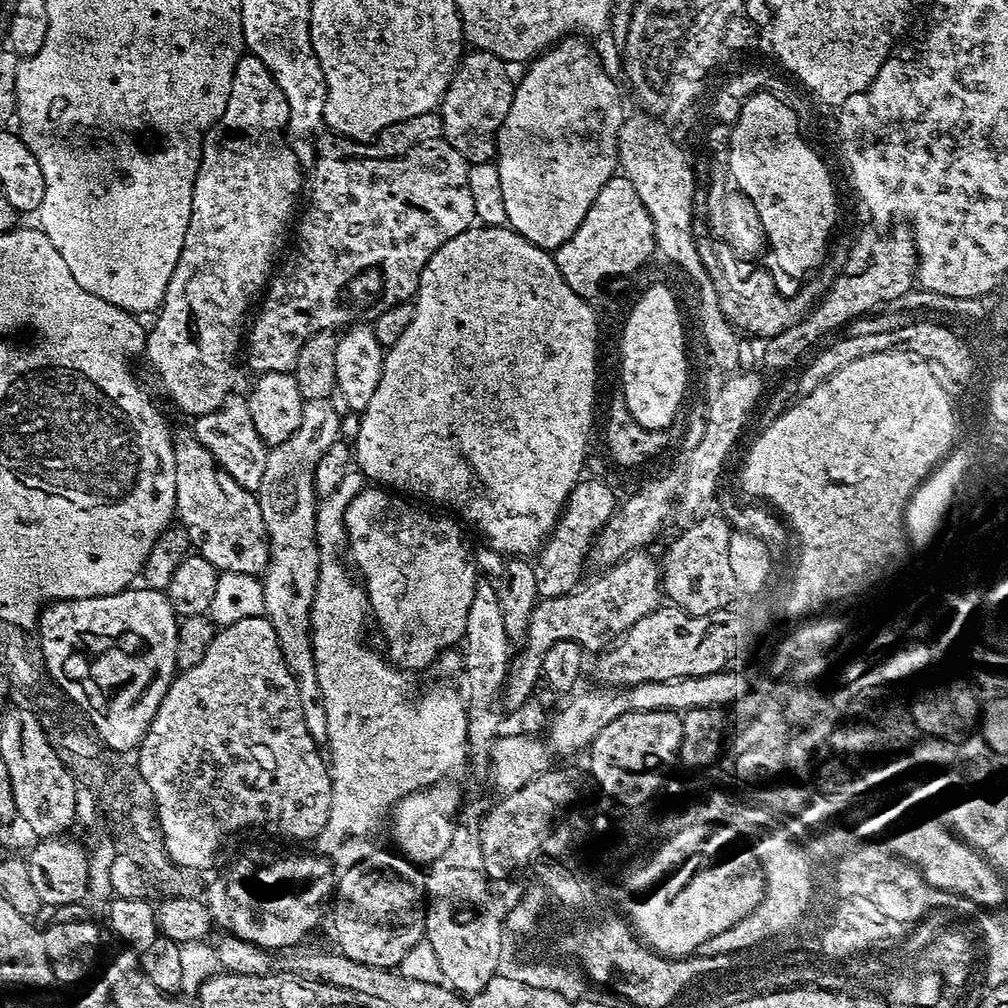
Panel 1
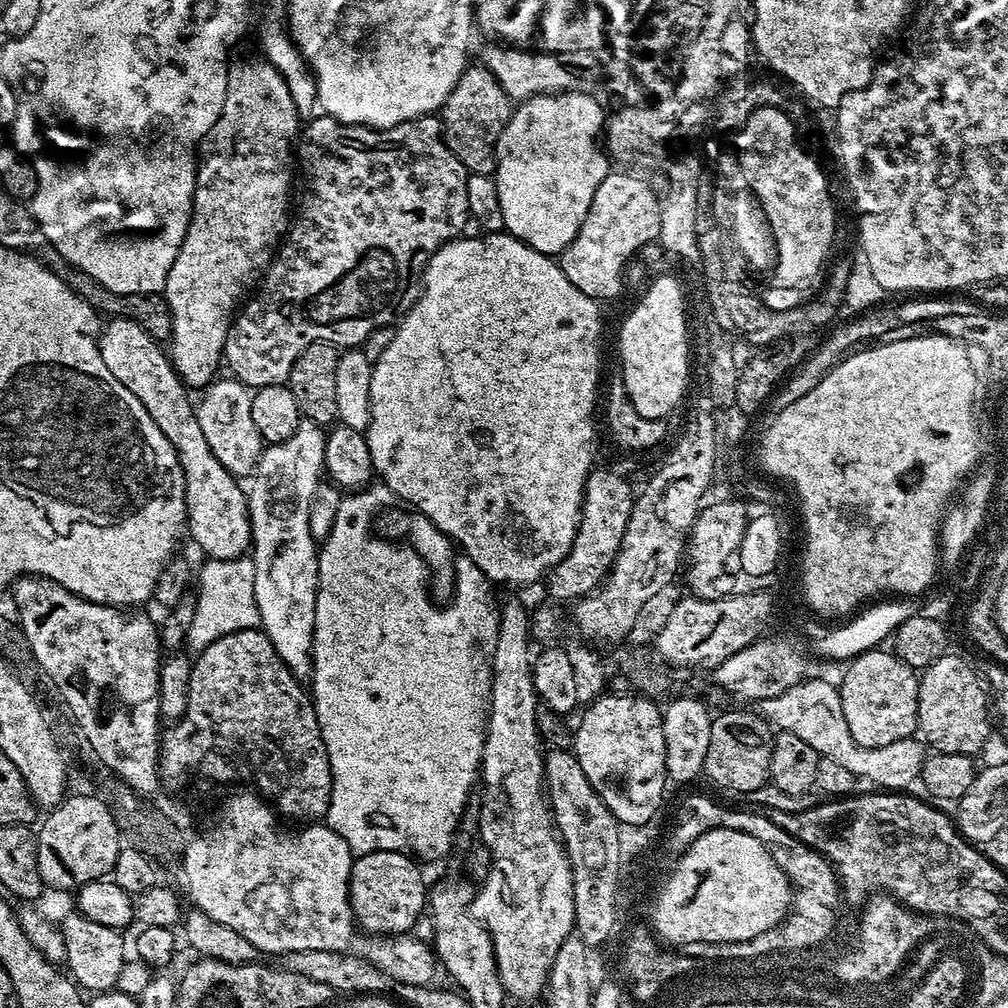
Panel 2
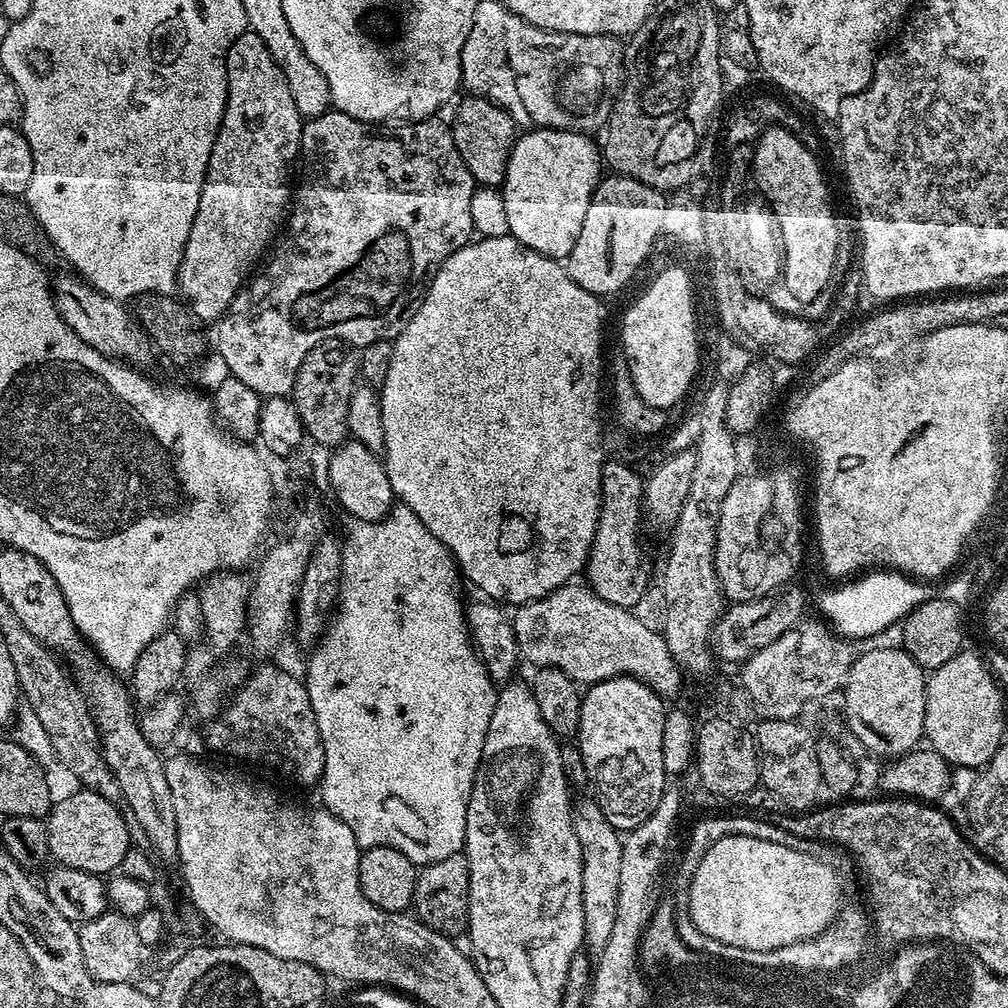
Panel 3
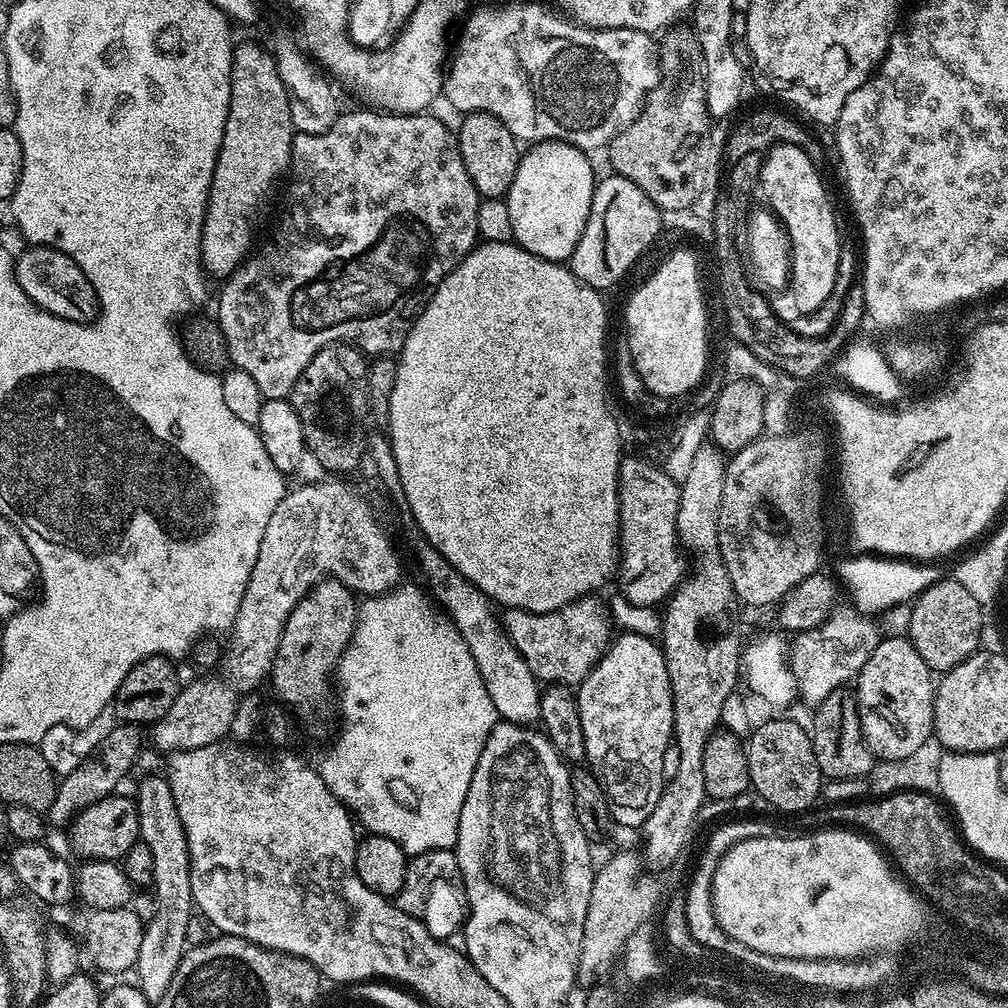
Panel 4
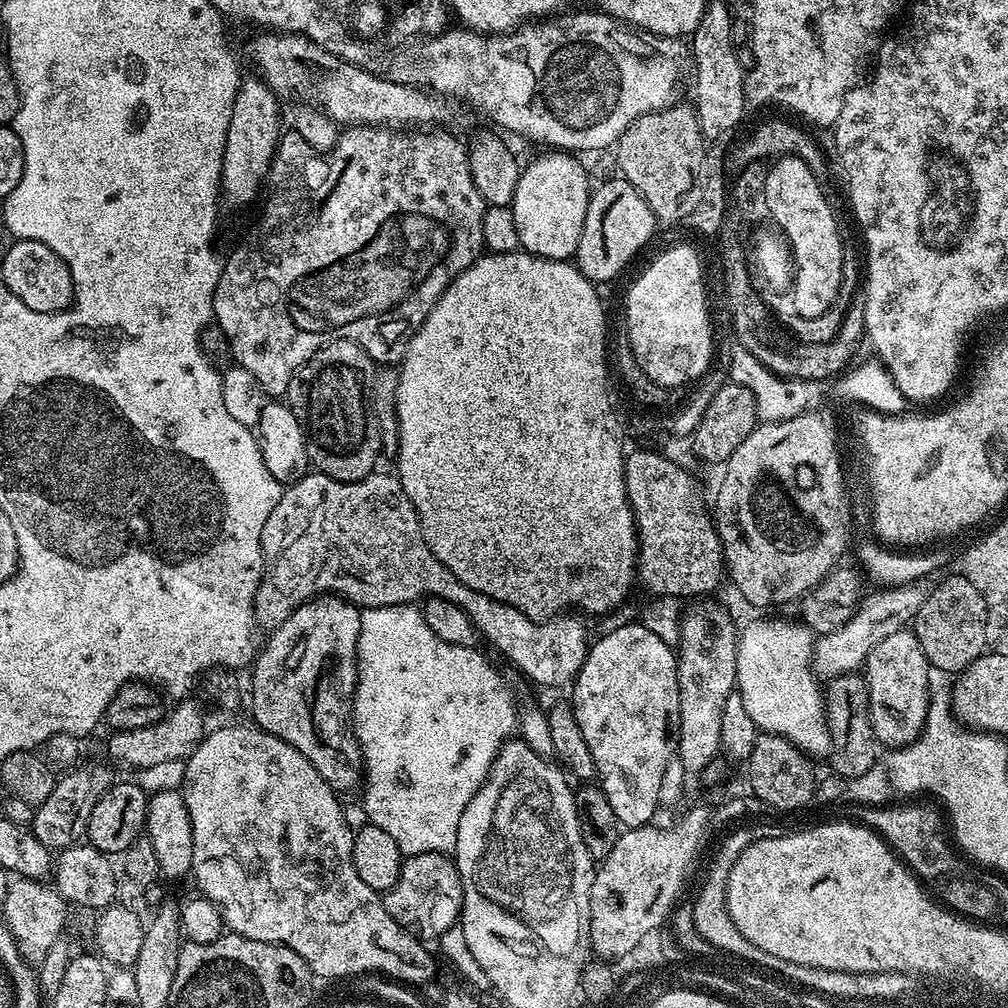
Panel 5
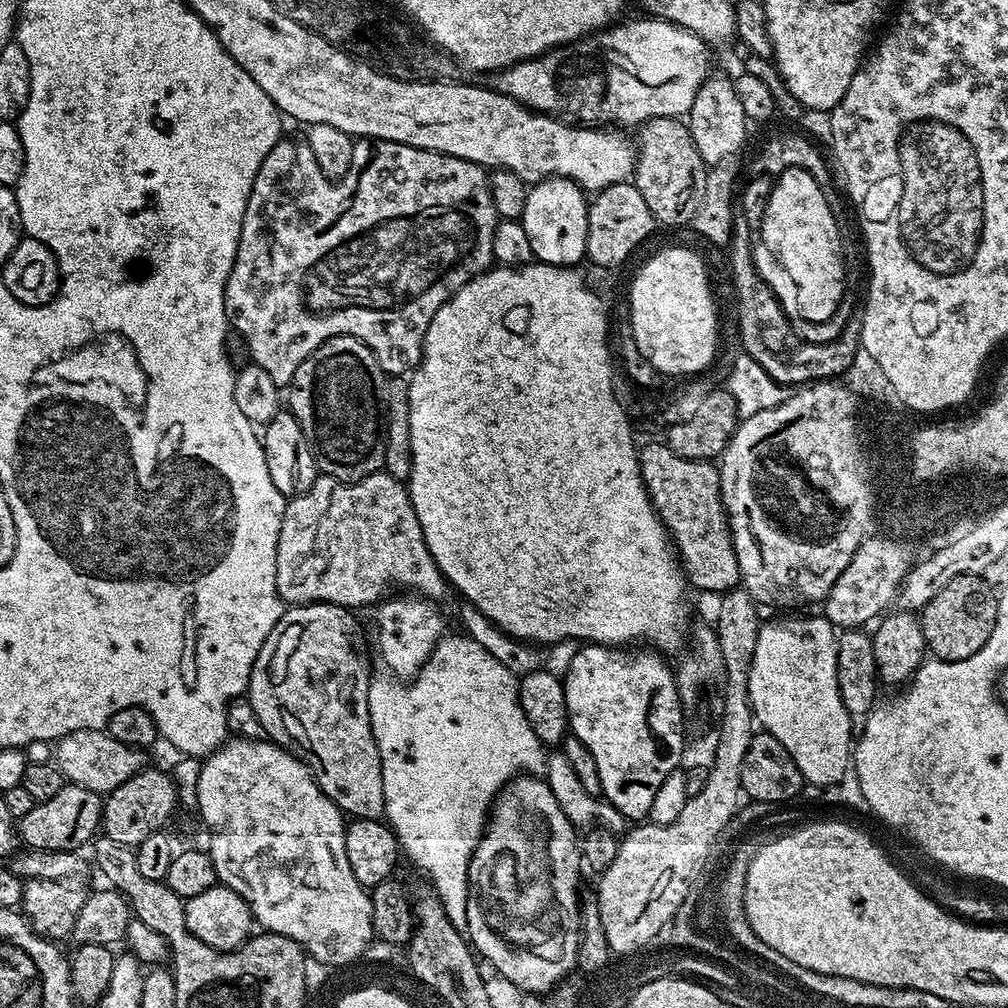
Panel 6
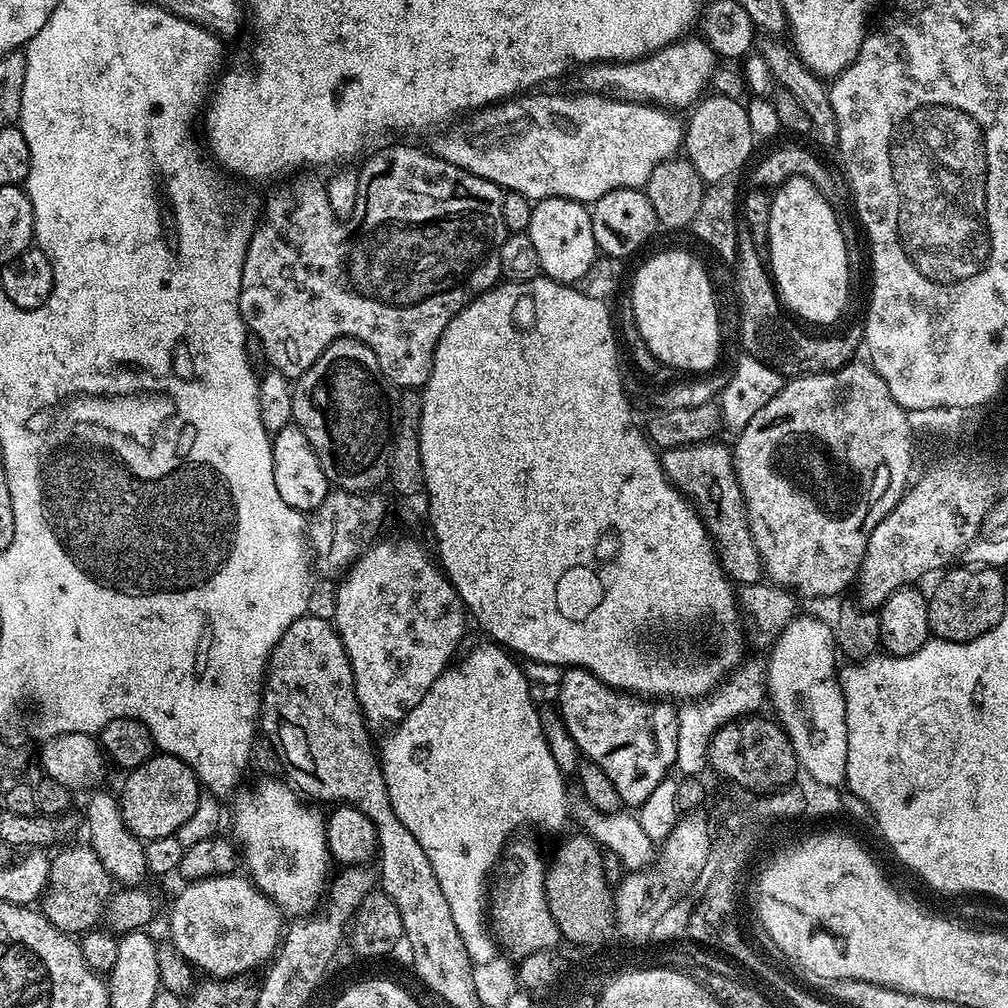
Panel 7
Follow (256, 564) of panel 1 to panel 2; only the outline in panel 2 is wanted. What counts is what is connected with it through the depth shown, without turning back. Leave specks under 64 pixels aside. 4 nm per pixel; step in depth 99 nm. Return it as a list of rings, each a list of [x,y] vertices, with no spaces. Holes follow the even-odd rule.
[[[112,318],[101,327],[98,343],[102,362],[106,362],[106,370],[110,370],[110,374],[114,374],[114,378],[118,378],[118,382],[122,382],[122,386],[126,386],[126,390],[130,390],[130,394],[134,394],[134,398],[138,398],[138,402],[146,406],[146,414],[154,418],[158,430],[166,434],[166,438],[178,454],[178,462],[182,466],[184,475],[188,511],[186,530],[190,540],[192,536],[193,542],[205,552],[204,556],[213,560],[238,559],[245,555],[252,547],[252,523],[248,517],[248,497],[245,489],[243,487],[240,489],[241,481],[228,472],[226,466],[218,462],[218,458],[214,458],[210,442],[206,442],[206,434],[202,434],[202,426],[198,426],[196,404],[188,397],[189,389],[176,372],[169,353],[165,349],[164,352],[160,349],[163,348],[161,341],[154,339],[146,330],[142,330],[138,322]]]

